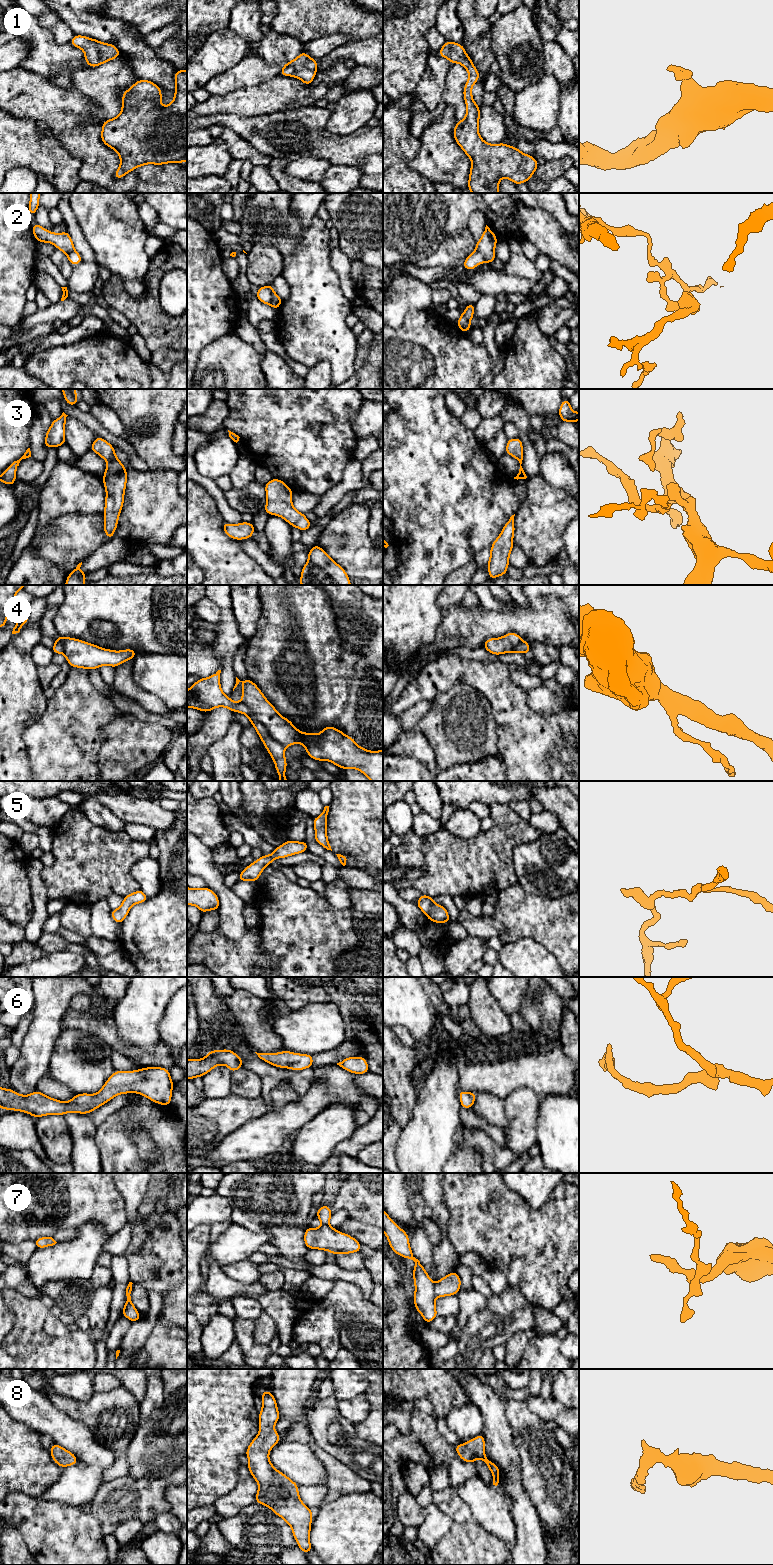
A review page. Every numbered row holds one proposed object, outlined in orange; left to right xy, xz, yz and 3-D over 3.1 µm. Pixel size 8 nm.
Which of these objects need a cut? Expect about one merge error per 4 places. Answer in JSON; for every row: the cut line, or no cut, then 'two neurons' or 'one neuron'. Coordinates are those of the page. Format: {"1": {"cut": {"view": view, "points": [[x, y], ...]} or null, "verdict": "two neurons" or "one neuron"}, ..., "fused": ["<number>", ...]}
{"1": {"cut": null, "verdict": "one neuron"}, "2": {"cut": {"view": "xz", "points": [[266, 286], [271, 293], [270, 304]]}, "verdict": "two neurons"}, "3": {"cut": null, "verdict": "one neuron"}, "4": {"cut": {"view": "xz", "points": [[240, 701], [248, 708], [251, 716], [275, 740], [285, 746]]}, "verdict": "two neurons"}, "5": {"cut": null, "verdict": "one neuron"}, "6": {"cut": null, "verdict": "one neuron"}, "7": {"cut": {"view": "yz", "points": [[434, 1284], [434, 1294], [436, 1296]]}, "verdict": "two neurons"}, "8": {"cut": null, "verdict": "one neuron"}, "fused": ["2", "4", "7"]}

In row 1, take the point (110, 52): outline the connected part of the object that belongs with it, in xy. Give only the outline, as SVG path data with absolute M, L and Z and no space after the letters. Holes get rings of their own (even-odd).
M74 35L70 40L70 45L84 51L84 59L90 67L98 67L103 63L119 57L121 54L115 45L103 43L83 35Z

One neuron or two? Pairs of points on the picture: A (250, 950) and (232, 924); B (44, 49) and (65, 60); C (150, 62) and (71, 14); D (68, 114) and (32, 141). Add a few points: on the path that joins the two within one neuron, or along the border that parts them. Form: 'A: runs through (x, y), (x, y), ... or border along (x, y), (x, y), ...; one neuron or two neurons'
A: border along (247, 928), (236, 941), (228, 940), (219, 931); two neurons
B: runs through (49, 54), (57, 55), (60, 58); one neuron
C: runs through (130, 44), (114, 31), (103, 31), (91, 25); one neuron
D: border along (26, 118), (36, 121), (64, 146); two neurons

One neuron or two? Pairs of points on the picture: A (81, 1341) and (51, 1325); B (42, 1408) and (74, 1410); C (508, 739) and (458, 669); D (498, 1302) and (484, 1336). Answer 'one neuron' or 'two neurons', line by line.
A: two neurons
B: two neurons
C: one neuron
D: one neuron

